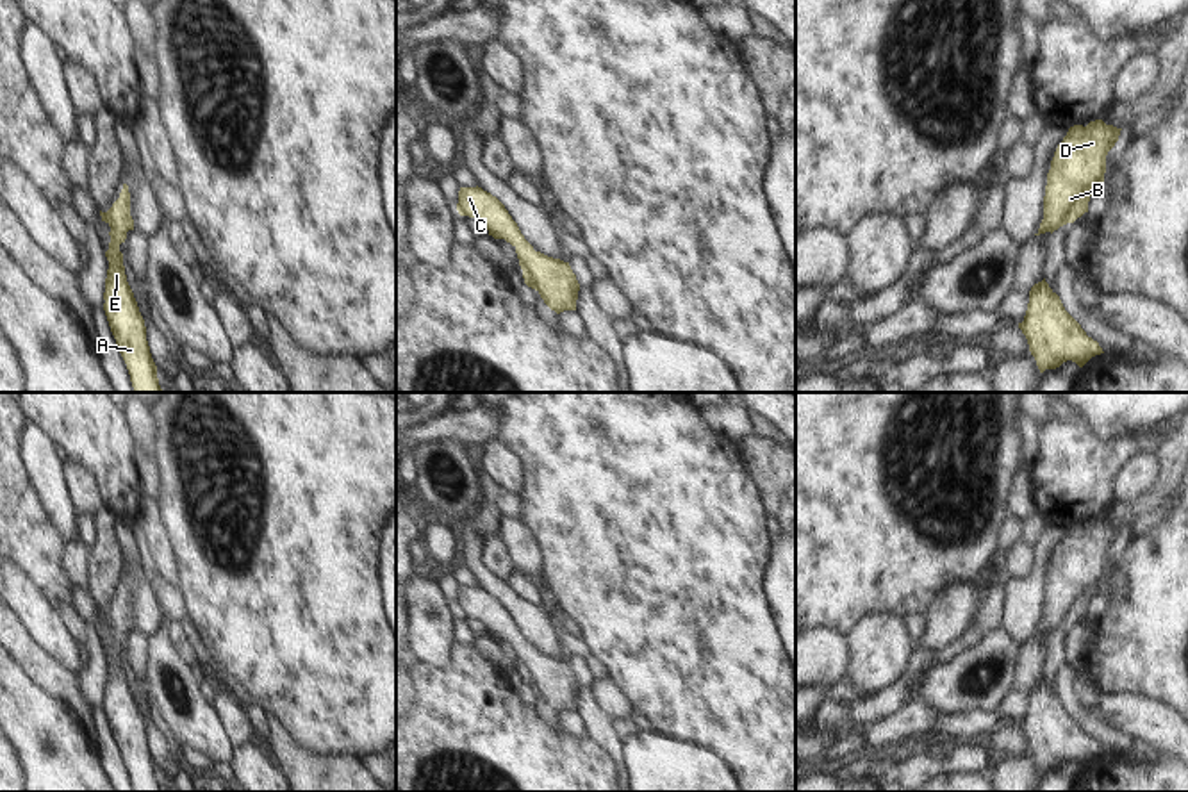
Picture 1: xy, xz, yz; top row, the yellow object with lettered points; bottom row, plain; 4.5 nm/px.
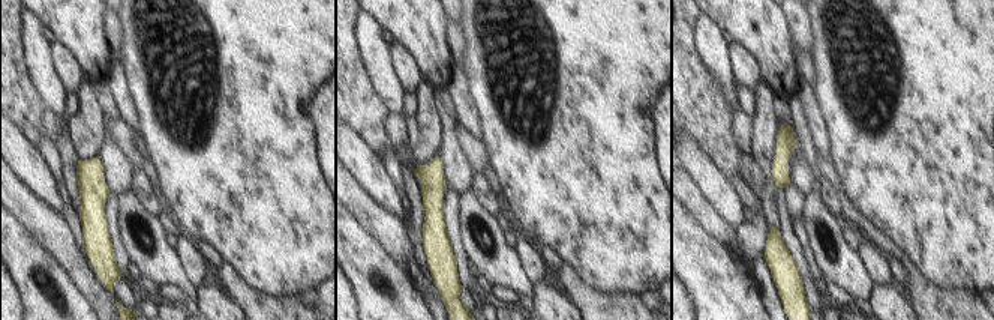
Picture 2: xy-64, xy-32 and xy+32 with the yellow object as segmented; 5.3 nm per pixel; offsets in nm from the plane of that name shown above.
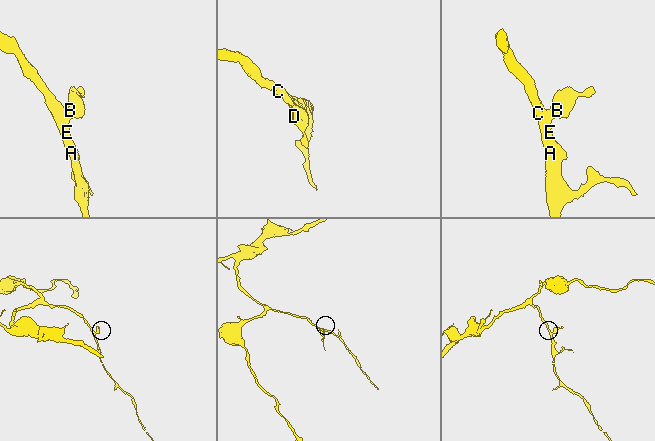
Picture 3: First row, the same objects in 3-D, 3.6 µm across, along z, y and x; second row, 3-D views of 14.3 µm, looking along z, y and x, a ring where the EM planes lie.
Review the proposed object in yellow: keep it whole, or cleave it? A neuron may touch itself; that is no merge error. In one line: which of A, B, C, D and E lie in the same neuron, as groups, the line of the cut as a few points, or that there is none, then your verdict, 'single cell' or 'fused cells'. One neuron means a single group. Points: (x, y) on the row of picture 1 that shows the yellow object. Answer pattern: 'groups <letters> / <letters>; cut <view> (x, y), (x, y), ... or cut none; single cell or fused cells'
groups A B C D E; cut none; single cell

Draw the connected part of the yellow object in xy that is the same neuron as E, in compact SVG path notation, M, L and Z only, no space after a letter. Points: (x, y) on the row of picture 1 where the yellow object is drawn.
M123 184L120 198L112 207L107 212L100 210L100 216L102 221L111 227L111 243L105 252L109 269L103 293L103 310L111 332L127 364L134 392L164 392L159 385L157 366L146 341L144 319L127 282L123 253L120 252L120 244L125 243L127 232L134 230L127 184Z

